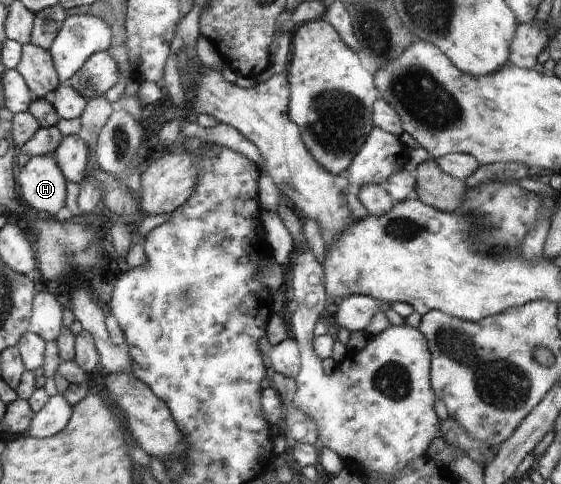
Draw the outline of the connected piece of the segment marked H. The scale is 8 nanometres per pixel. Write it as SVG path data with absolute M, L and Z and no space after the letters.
M54 155L33 157L19 175L25 202L43 216L56 217L67 206L67 181Z

